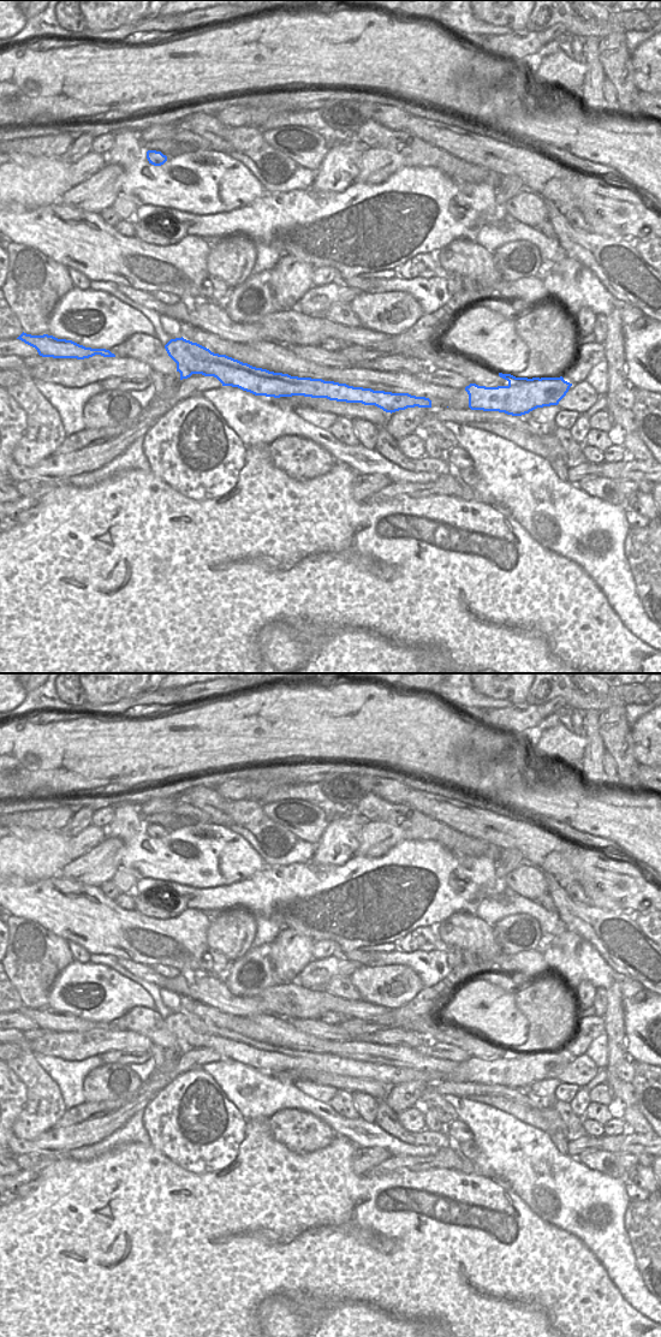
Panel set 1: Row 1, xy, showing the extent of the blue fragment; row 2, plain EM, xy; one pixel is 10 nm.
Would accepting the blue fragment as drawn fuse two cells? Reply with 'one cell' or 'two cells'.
two cells

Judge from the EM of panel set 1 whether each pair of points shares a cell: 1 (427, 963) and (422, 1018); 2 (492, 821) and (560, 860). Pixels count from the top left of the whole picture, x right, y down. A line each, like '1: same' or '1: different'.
1: different
2: same

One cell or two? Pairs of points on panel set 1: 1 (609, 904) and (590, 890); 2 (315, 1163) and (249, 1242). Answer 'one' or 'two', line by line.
1: one
2: one

